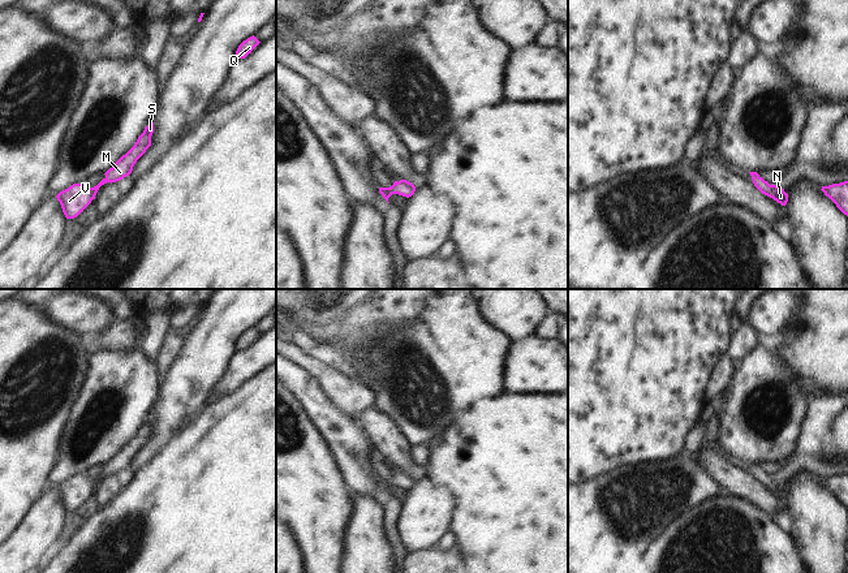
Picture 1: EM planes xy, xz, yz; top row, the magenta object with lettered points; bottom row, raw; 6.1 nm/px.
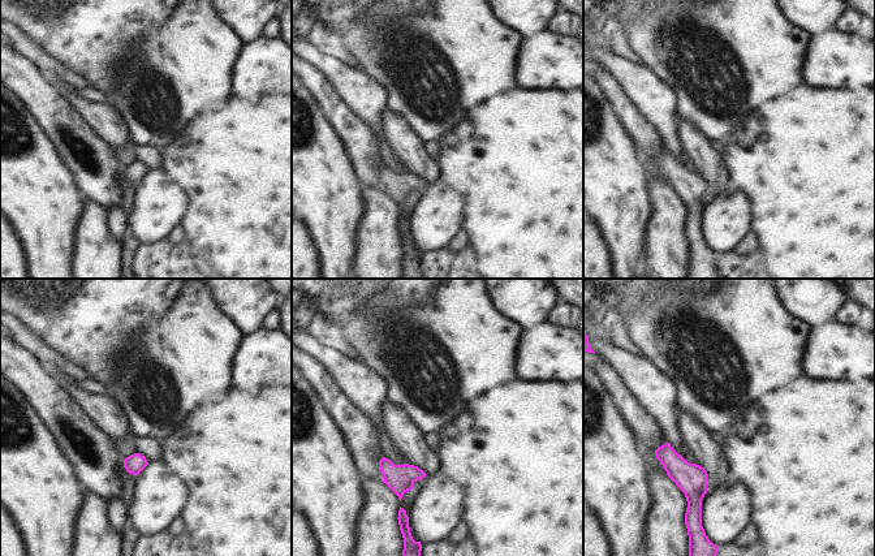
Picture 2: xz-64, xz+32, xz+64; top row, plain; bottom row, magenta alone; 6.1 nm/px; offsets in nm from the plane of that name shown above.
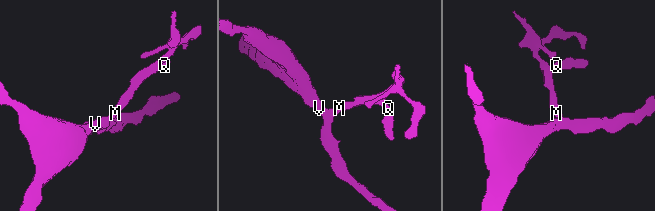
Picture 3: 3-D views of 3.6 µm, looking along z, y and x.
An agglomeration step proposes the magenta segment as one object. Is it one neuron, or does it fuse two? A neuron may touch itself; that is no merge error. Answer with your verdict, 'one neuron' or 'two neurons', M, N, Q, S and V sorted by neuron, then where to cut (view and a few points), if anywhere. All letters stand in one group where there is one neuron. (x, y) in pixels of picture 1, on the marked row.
one neuron; M N Q S V; no cut

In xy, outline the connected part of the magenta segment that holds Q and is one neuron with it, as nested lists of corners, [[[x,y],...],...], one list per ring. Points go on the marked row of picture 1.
[[[254,35],[244,40],[236,51],[236,60],[245,59],[259,43]]]

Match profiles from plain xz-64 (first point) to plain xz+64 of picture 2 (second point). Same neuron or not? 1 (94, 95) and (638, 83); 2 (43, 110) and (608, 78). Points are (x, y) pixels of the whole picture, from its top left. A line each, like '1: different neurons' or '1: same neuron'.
1: same neuron
2: same neuron

